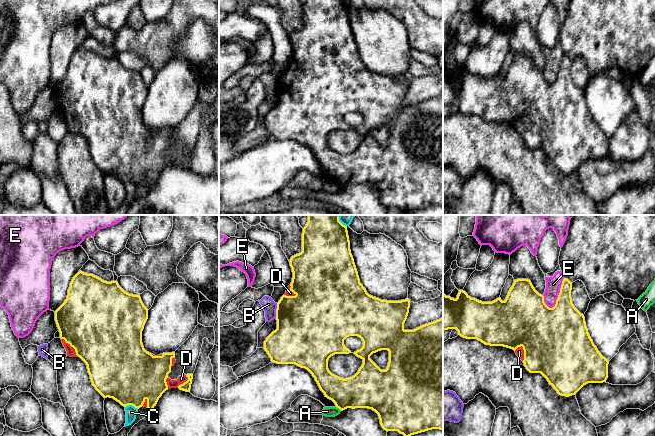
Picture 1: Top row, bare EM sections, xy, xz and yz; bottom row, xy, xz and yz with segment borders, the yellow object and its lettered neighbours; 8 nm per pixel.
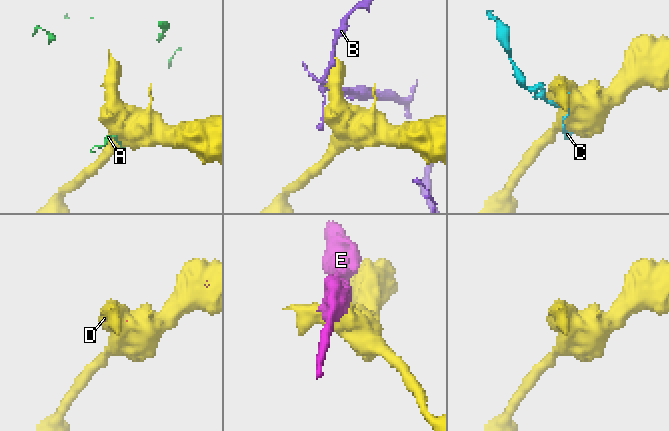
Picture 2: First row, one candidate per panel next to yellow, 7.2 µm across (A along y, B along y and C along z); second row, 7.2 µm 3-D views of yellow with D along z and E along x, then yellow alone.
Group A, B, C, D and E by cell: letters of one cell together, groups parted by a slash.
A / B / C / D / E

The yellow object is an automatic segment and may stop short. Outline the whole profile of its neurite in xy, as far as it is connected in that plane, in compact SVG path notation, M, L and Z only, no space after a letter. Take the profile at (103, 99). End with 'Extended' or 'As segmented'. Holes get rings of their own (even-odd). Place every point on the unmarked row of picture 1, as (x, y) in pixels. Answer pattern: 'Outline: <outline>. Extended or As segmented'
Outline: M79 47L72 55L65 78L55 87L55 97L67 132L80 133L87 141L92 161L104 174L113 174L122 182L144 182L149 188L156 182L162 170L170 164L190 168L193 150L183 150L171 156L168 150L175 141L175 128L155 132L144 125L142 107L148 95L148 85L140 71L125 68L117 57L107 58L101 54Z. Extended

